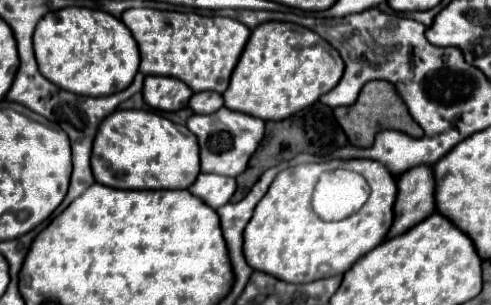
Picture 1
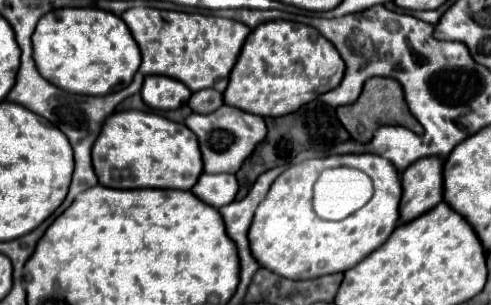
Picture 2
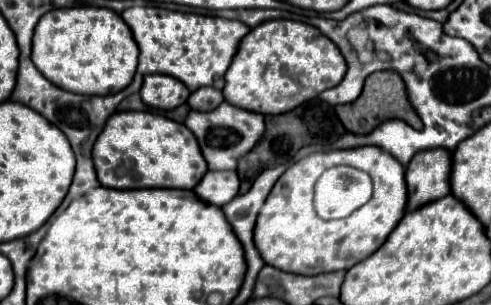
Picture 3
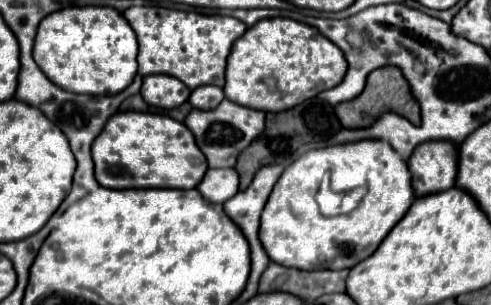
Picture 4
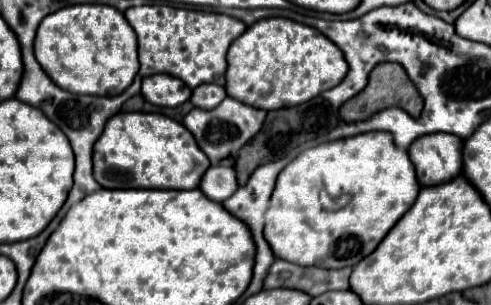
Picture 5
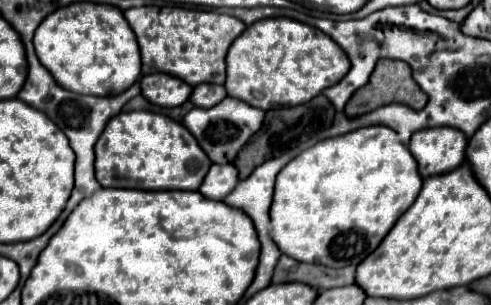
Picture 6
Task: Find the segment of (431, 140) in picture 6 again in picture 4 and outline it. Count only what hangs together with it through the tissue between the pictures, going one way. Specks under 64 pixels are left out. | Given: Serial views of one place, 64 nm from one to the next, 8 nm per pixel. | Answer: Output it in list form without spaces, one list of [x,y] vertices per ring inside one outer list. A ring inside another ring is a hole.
[[[420,144],[408,160],[412,174],[414,196],[422,198],[428,194],[438,194],[454,186],[458,172],[458,152],[452,144]]]

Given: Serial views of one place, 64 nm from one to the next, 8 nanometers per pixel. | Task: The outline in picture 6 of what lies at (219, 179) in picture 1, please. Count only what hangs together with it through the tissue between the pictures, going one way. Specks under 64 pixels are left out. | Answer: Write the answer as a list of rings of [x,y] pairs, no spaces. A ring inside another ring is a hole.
[[[212,164],[202,186],[200,186],[200,192],[206,196],[206,198],[212,198],[212,200],[224,200],[238,184],[238,170],[234,164]]]

